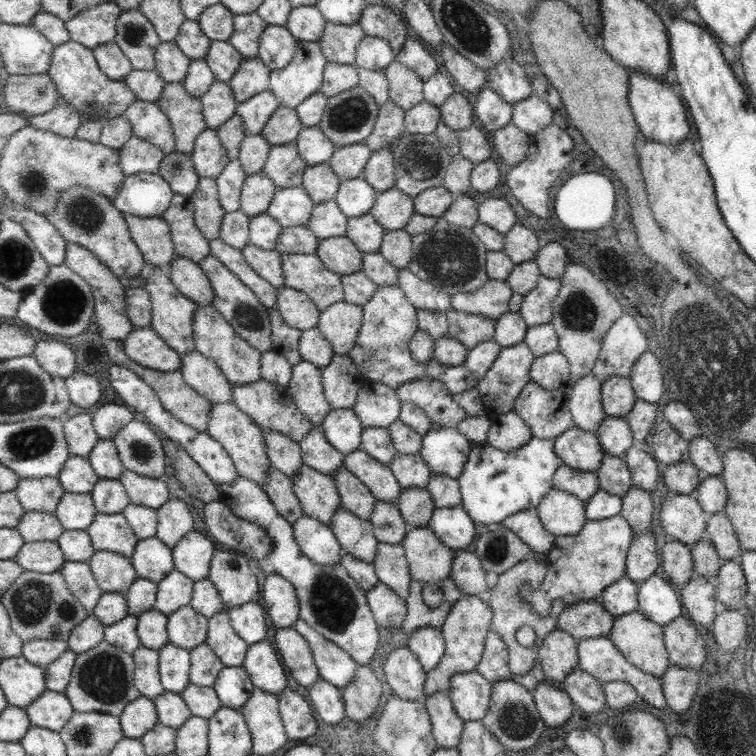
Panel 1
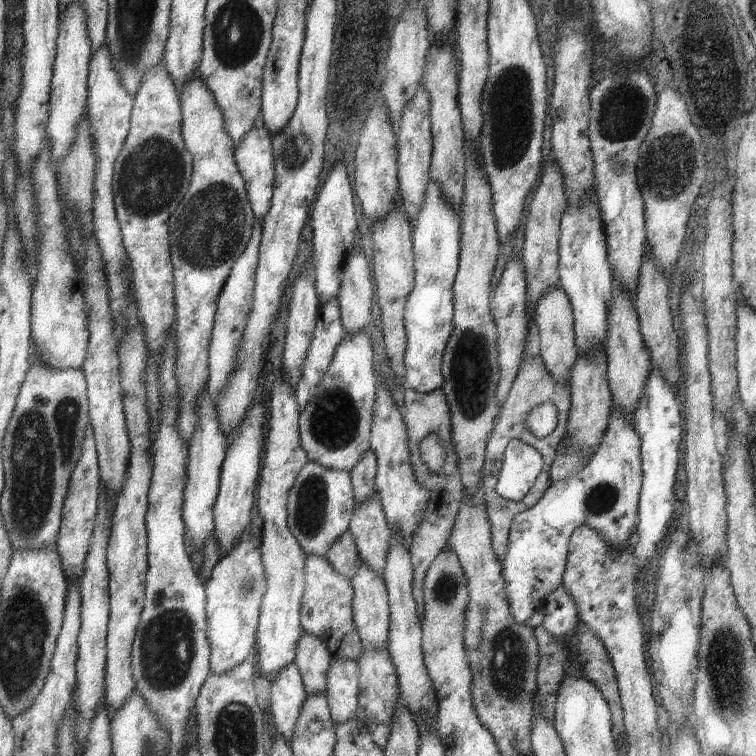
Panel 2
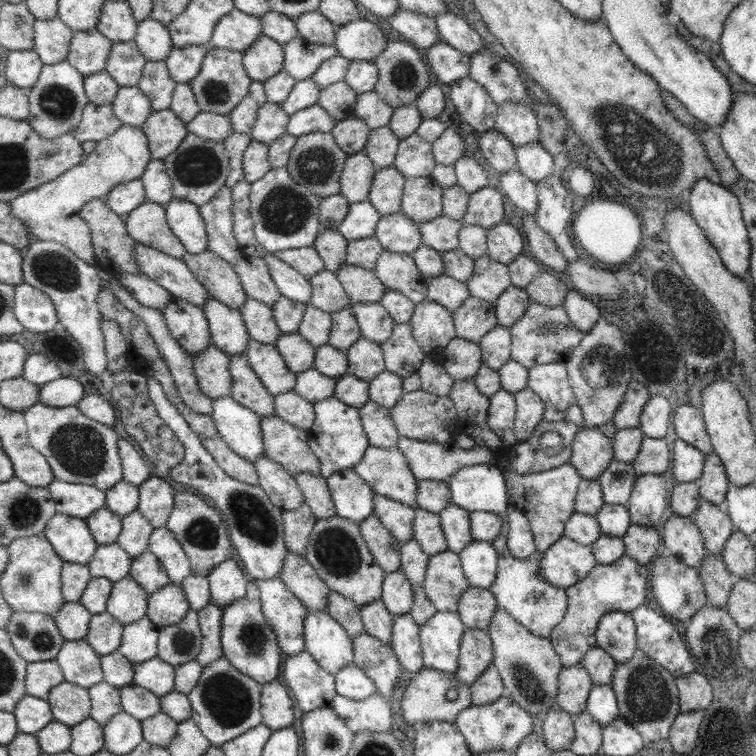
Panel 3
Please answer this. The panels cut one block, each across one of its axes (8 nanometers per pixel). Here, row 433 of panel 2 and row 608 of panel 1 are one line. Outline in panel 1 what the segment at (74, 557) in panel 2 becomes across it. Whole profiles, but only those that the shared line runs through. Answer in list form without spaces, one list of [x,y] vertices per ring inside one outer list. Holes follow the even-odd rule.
[[[68,560],[60,572],[64,575],[73,594],[89,611],[89,616],[94,615],[97,603],[105,592],[100,587],[100,583],[97,582],[92,566],[86,562]]]

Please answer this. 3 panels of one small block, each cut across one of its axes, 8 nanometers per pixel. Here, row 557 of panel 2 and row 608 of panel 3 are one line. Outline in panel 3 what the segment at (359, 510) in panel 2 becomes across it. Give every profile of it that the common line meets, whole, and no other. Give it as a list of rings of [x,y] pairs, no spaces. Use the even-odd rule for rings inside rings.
[[[383,599],[361,607],[361,616],[365,631],[382,642],[391,644],[395,617]]]

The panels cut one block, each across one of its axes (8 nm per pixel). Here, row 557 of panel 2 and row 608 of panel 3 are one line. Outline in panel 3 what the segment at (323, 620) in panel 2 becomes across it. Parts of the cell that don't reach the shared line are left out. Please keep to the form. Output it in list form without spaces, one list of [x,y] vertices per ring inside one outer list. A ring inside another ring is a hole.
[[[288,551],[280,577],[288,589],[305,603],[307,610],[317,611],[329,606],[329,593],[332,591],[328,583],[309,564],[306,555]]]

